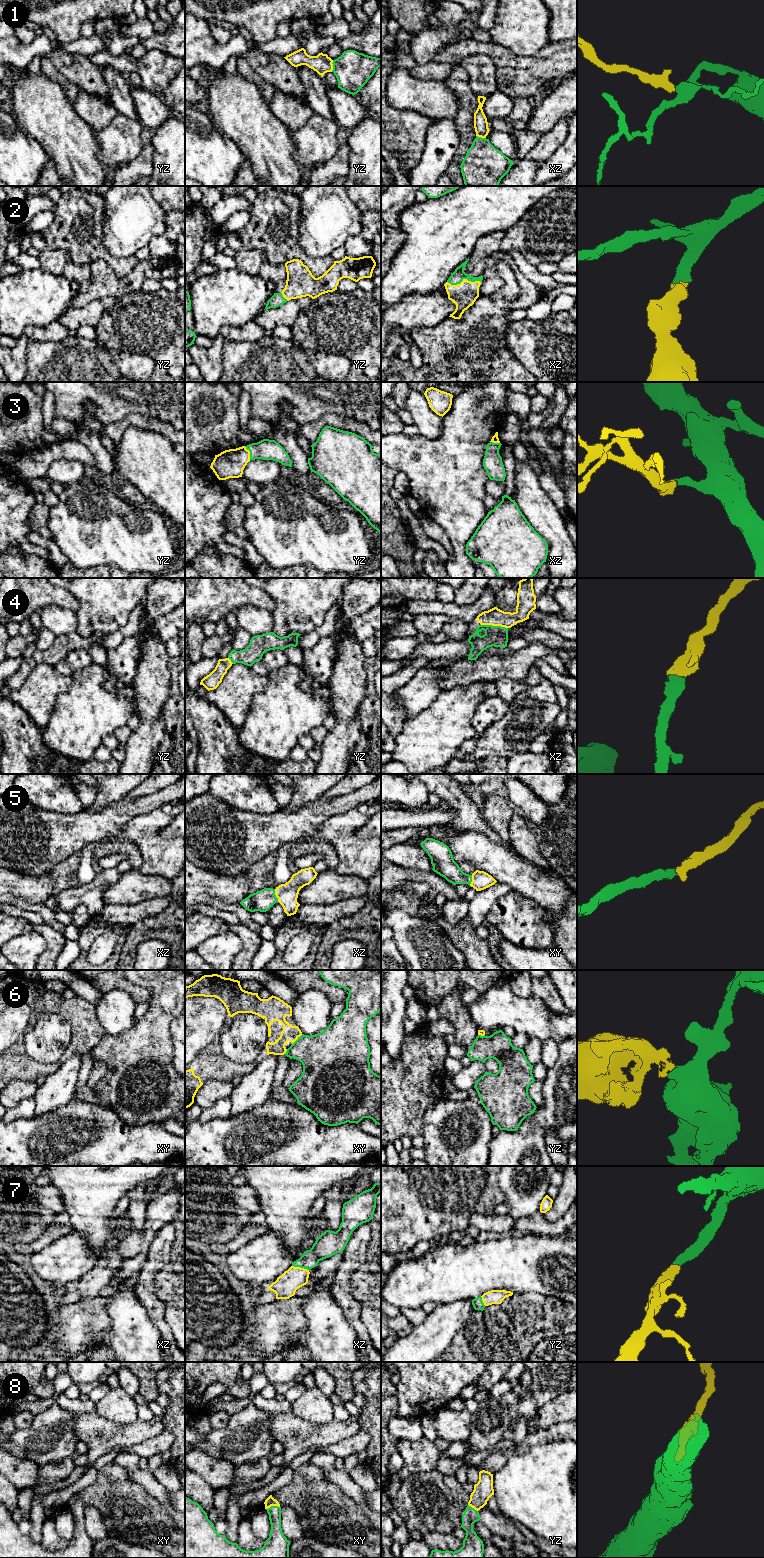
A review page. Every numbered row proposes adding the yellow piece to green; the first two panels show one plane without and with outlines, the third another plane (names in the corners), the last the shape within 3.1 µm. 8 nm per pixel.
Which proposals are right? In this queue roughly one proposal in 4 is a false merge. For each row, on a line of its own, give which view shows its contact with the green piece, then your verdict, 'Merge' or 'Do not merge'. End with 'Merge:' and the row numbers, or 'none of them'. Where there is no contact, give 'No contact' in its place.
1: Touches green in yz. Merge
2: Touches green in xz. Merge
3: Touches green in yz. Merge
4: Touches green in xz. Merge
5: Touches green in xz. Merge
6: Touches green in xy. Do not merge
7: Touches green in xz. Merge
8: Touches green in xy. Merge
Merge: 1, 2, 3, 4, 5, 7, 8

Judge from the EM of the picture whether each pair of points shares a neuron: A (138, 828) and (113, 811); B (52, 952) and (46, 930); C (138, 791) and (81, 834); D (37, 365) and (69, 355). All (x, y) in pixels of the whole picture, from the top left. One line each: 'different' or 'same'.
A: different
B: same
C: different
D: same

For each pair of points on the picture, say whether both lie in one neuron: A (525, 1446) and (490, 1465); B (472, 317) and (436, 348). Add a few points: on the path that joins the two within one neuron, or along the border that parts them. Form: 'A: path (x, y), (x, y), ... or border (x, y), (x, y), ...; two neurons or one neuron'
A: path (516, 1450), (499, 1459); one neuron
B: path (463, 326), (445, 341); one neuron

